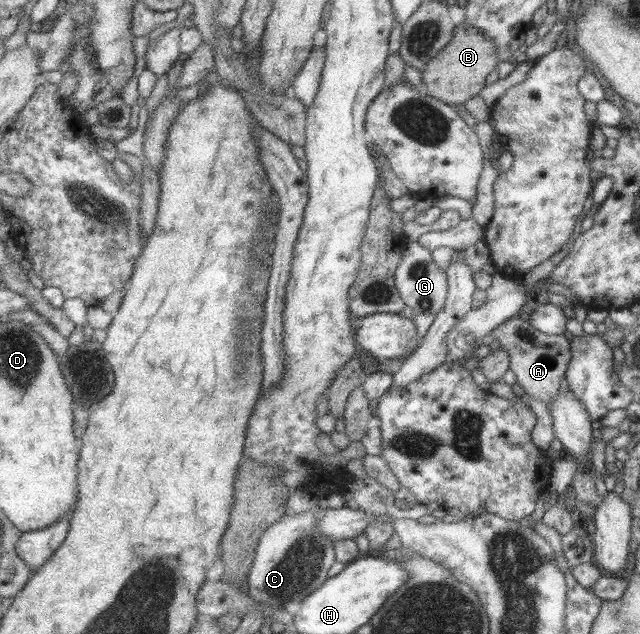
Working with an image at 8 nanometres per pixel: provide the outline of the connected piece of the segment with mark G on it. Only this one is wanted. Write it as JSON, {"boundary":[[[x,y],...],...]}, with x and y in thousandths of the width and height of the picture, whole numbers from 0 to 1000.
{"boundary":[[[652,380],[638,382],[638,393],[630,396],[630,412],[620,431],[620,446],[631,479],[645,489],[647,498],[661,494],[686,495],[698,481],[700,435],[675,410],[675,396],[659,390]]]}

